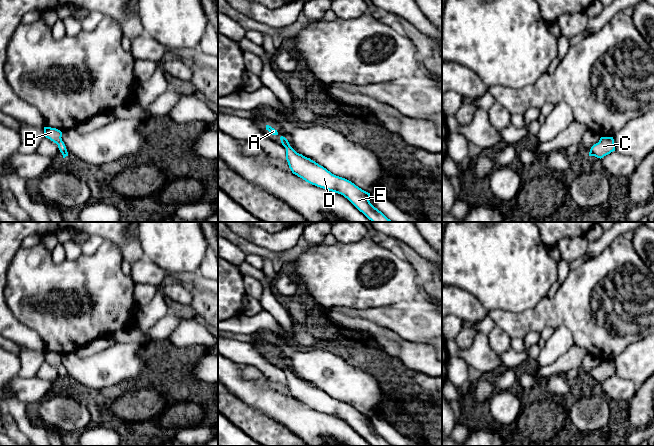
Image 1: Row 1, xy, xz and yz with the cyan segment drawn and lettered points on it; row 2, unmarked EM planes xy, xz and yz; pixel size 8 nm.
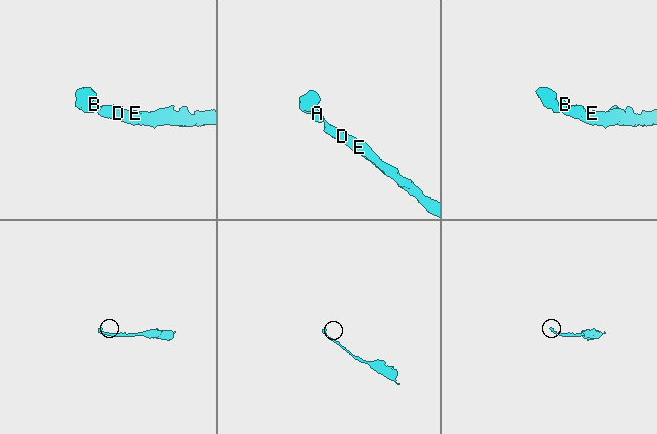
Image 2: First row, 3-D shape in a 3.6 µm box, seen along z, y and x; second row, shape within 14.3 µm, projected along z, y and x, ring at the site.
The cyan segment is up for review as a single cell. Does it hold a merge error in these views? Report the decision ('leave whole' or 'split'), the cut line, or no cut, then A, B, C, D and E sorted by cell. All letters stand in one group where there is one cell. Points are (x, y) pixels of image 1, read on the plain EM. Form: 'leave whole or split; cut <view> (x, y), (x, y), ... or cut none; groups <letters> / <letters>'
leave whole; cut none; groups A B C D E

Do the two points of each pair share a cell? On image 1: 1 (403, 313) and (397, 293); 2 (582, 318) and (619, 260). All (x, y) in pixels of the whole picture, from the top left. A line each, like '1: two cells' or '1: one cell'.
1: two cells
2: one cell

